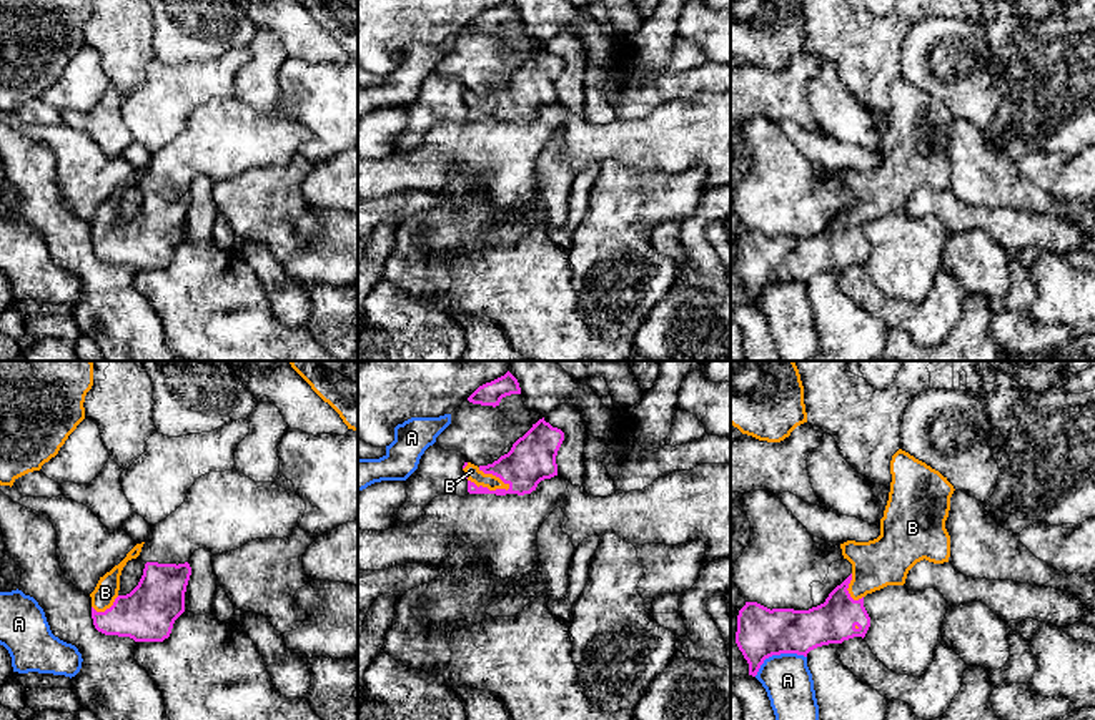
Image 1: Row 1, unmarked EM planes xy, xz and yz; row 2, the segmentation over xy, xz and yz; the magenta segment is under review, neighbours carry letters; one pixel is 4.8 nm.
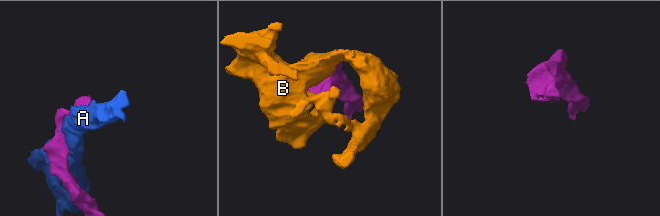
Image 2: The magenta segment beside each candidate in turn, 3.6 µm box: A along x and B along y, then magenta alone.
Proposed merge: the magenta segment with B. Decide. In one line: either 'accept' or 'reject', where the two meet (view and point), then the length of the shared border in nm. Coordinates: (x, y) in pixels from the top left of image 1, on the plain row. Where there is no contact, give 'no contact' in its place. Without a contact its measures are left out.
accept | xz (486, 115) | 240 nm

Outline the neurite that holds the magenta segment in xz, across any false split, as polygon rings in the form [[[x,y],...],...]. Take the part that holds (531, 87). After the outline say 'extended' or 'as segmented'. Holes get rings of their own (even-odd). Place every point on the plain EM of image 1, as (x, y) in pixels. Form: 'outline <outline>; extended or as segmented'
outline [[[539,47],[511,78],[488,93],[464,90],[469,121],[531,121],[544,106],[557,103],[556,83],[564,60]]]; extended

